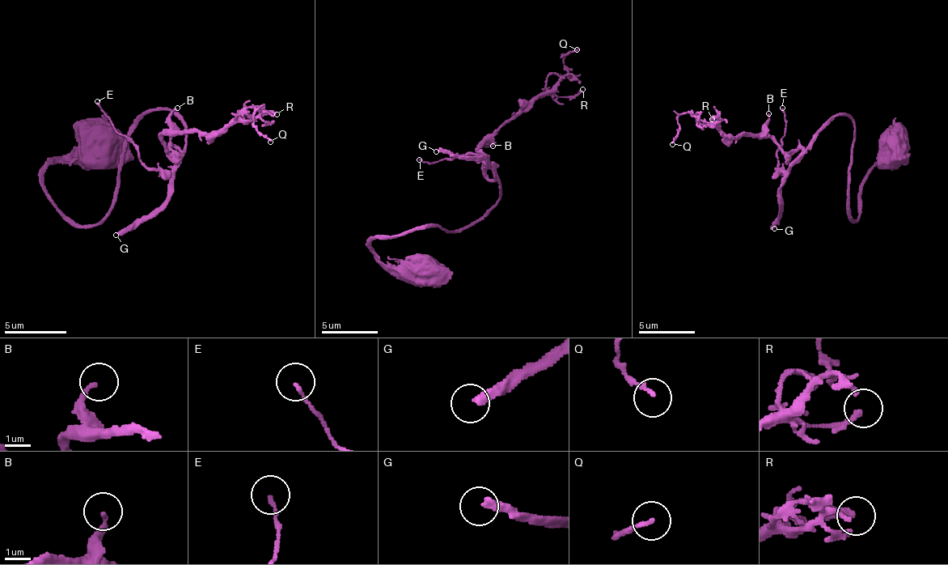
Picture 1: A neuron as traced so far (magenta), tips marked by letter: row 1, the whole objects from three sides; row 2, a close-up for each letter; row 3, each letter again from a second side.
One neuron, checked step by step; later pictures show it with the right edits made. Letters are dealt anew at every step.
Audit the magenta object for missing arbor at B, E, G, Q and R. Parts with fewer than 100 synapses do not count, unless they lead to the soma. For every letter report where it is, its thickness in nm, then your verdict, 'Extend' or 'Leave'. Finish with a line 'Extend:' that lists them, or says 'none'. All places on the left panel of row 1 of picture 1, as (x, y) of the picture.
B: Place: (177, 108). Thickness 170 nm. Leave
E: Place: (97, 101). Thickness 130 nm. Leave
G: Place: (116, 235). Thickness 320 nm. Extend
Q: Place: (270, 142). Thickness 120 nm. Leave
R: Place: (277, 114). Thickness 200 nm. Leave
Extend: G

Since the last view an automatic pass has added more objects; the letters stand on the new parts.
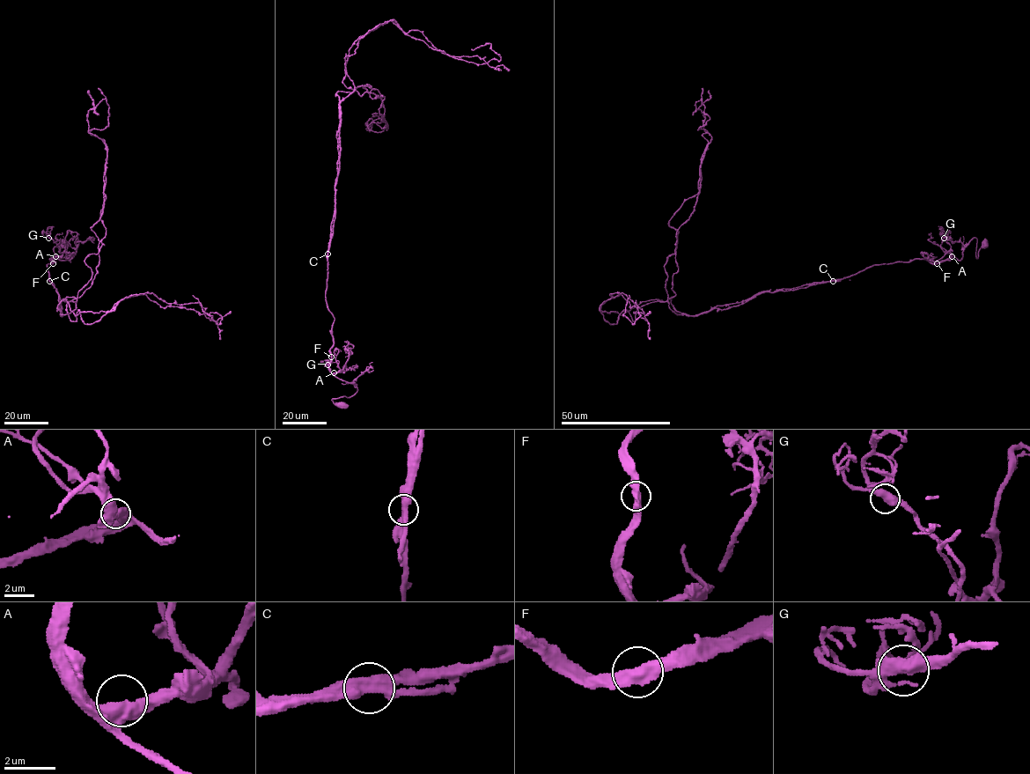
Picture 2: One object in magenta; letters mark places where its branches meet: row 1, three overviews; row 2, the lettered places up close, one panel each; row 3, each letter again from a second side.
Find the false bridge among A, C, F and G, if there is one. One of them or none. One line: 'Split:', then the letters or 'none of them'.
Split: C

